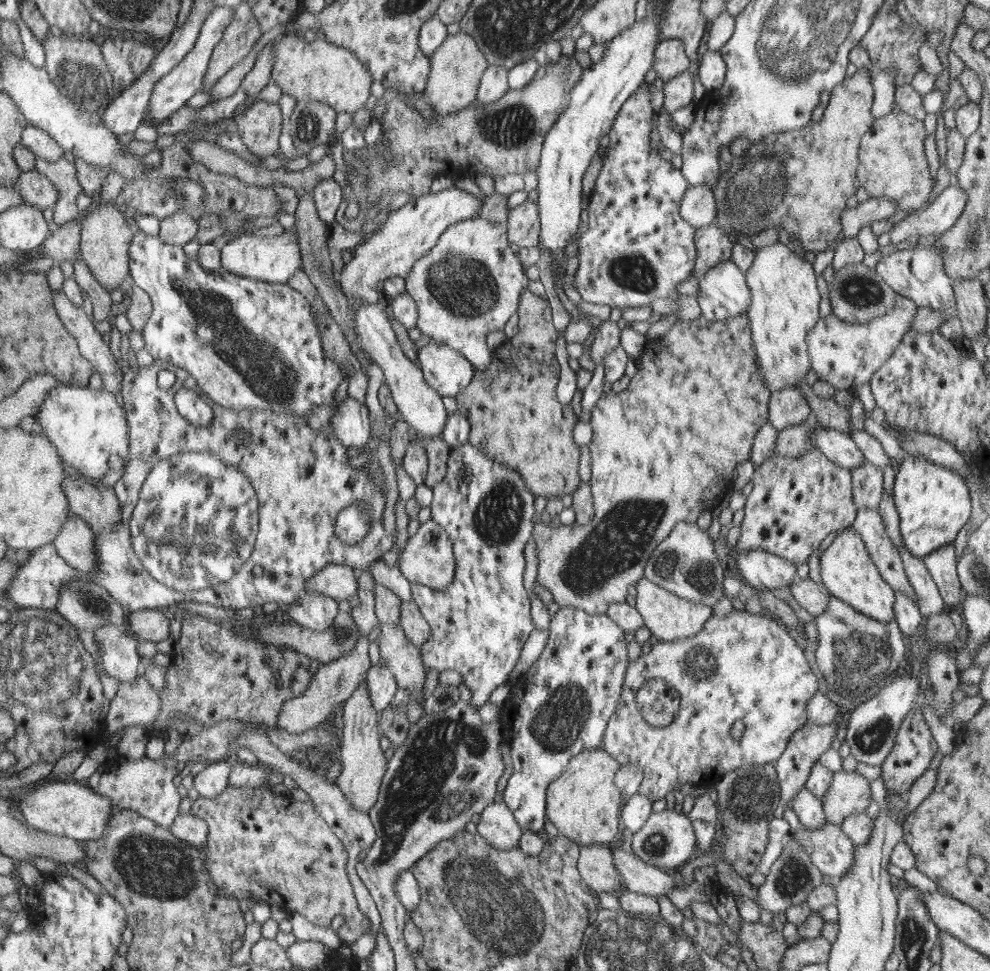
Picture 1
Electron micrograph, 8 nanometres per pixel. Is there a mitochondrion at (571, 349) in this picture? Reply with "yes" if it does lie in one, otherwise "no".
no

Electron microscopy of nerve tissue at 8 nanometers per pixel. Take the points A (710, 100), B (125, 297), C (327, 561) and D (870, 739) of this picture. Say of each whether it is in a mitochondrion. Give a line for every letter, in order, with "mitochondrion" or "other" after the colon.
A: other
B: other
C: other
D: mitochondrion

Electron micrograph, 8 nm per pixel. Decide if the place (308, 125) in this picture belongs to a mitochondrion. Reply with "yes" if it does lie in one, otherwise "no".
yes

